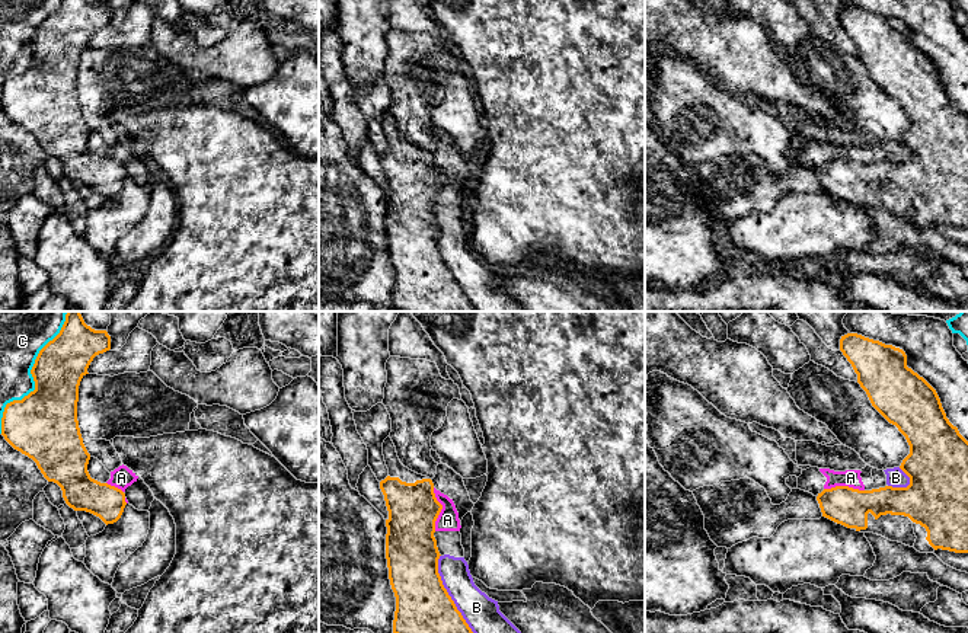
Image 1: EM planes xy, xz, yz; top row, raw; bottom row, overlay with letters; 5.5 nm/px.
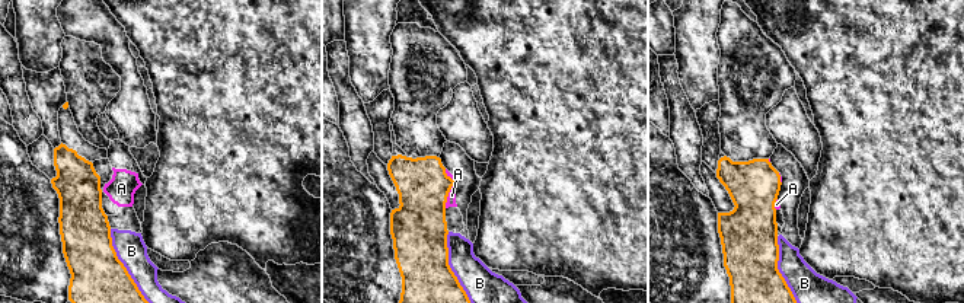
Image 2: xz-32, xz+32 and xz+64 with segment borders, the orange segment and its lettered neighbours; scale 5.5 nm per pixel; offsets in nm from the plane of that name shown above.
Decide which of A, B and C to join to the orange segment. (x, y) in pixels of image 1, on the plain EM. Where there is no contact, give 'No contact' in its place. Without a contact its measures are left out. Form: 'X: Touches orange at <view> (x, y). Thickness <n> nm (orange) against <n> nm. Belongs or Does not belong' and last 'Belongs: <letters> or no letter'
A: Touches orange at xz (441, 182). Thickness 280 nm (orange) against 120 nm. Does not belong
B: Touches orange at xz (449, 269). Thickness 380 nm (orange) against 200 nm. Does not belong
C: Touches orange at xy (35, 60). Thickness 380 nm (orange) against 220 nm. Does not belong
Belongs: no letter

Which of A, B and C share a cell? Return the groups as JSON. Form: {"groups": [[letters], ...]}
{"groups": [["A", "B"], ["C"]]}

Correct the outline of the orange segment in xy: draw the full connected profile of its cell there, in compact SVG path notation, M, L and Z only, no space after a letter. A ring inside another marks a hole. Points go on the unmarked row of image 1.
M63 0L38 28L31 48L35 64L6 79L1 109L32 132L48 156L63 164L74 185L116 196L127 179L125 167L90 151L87 127L77 95L79 60L93 32L111 23L106 4Z

